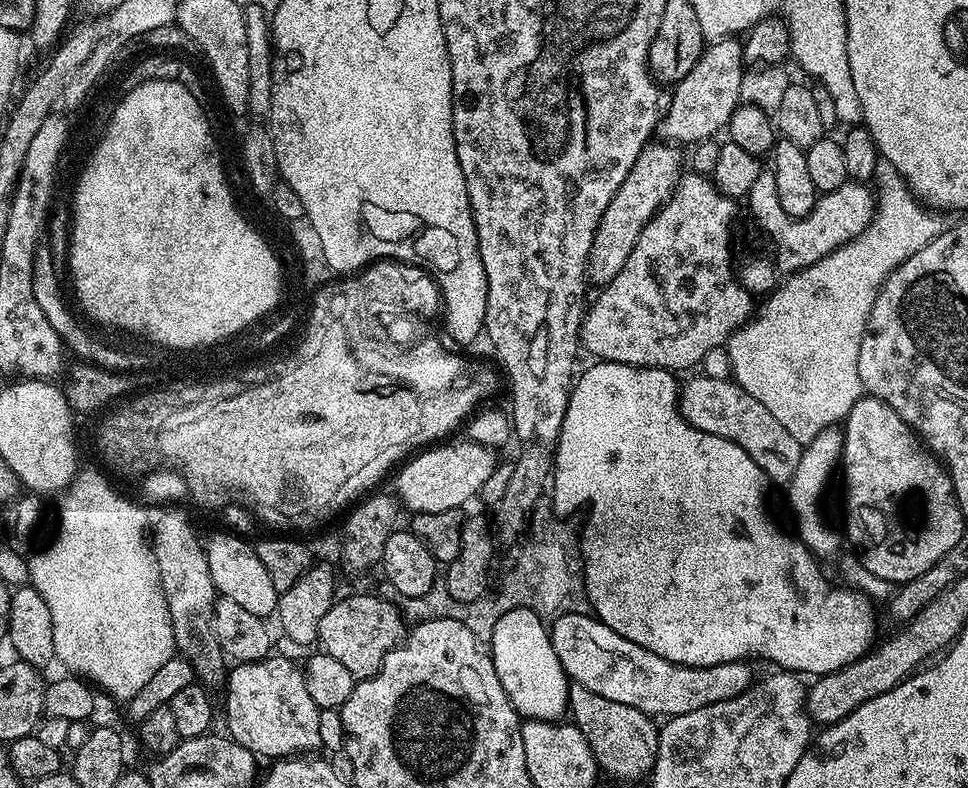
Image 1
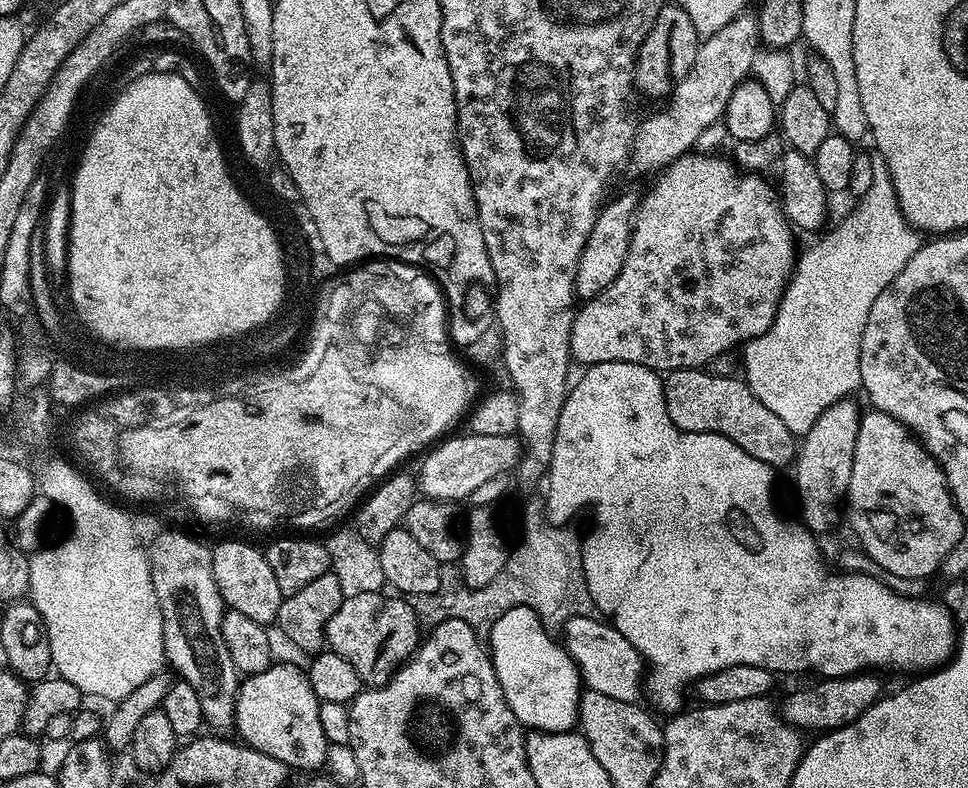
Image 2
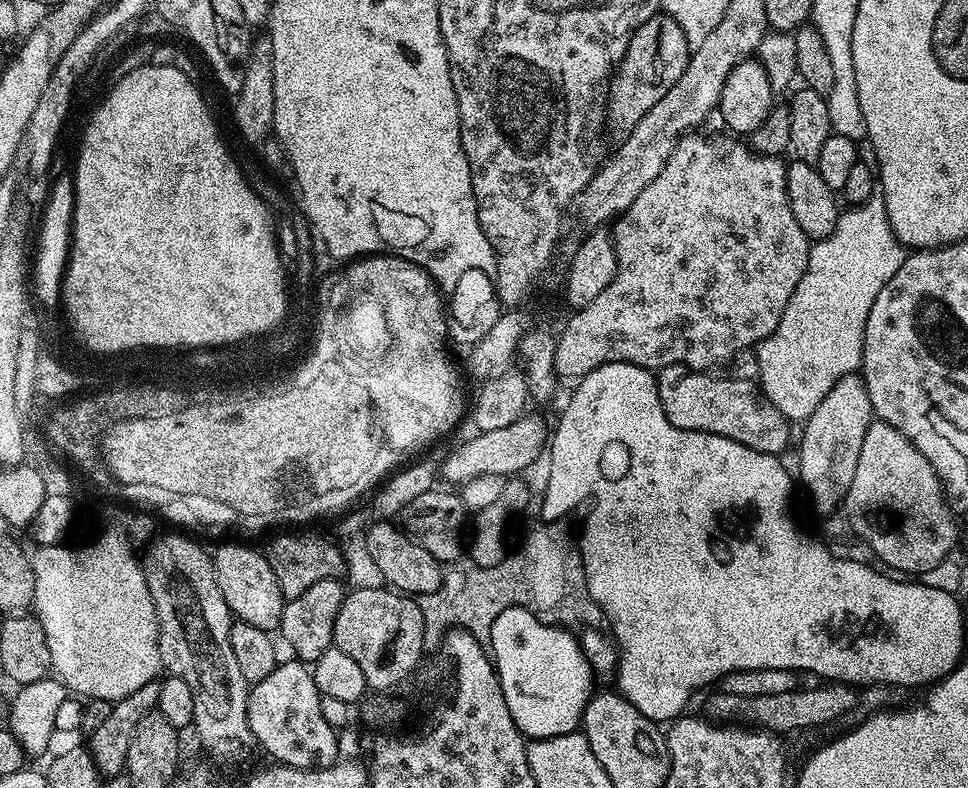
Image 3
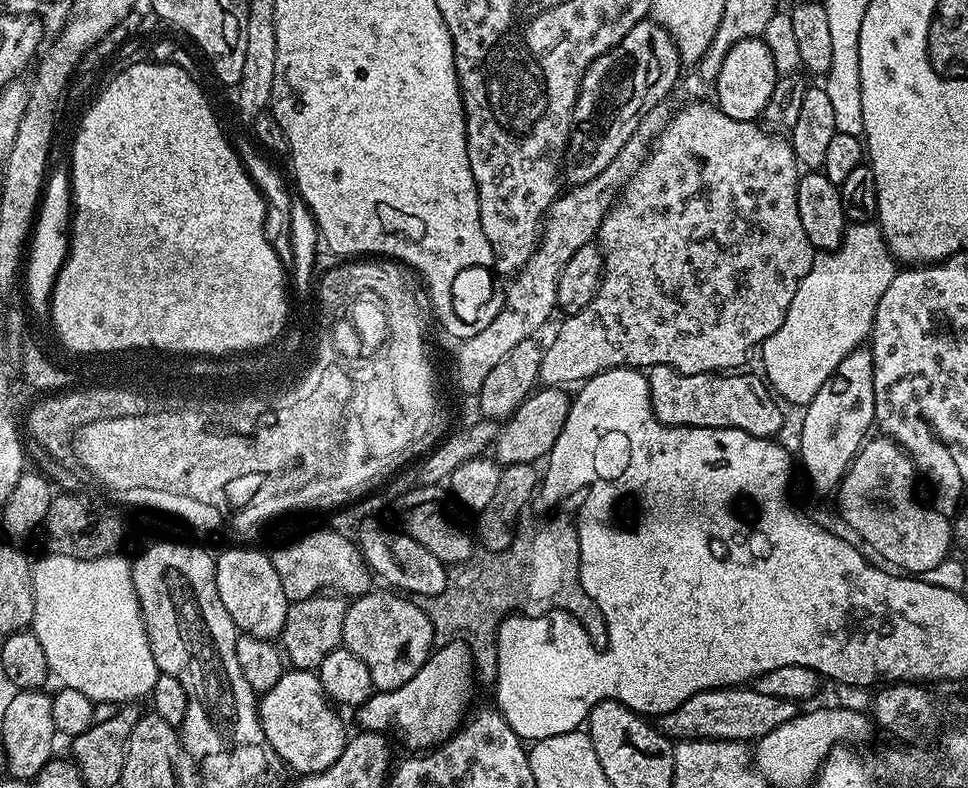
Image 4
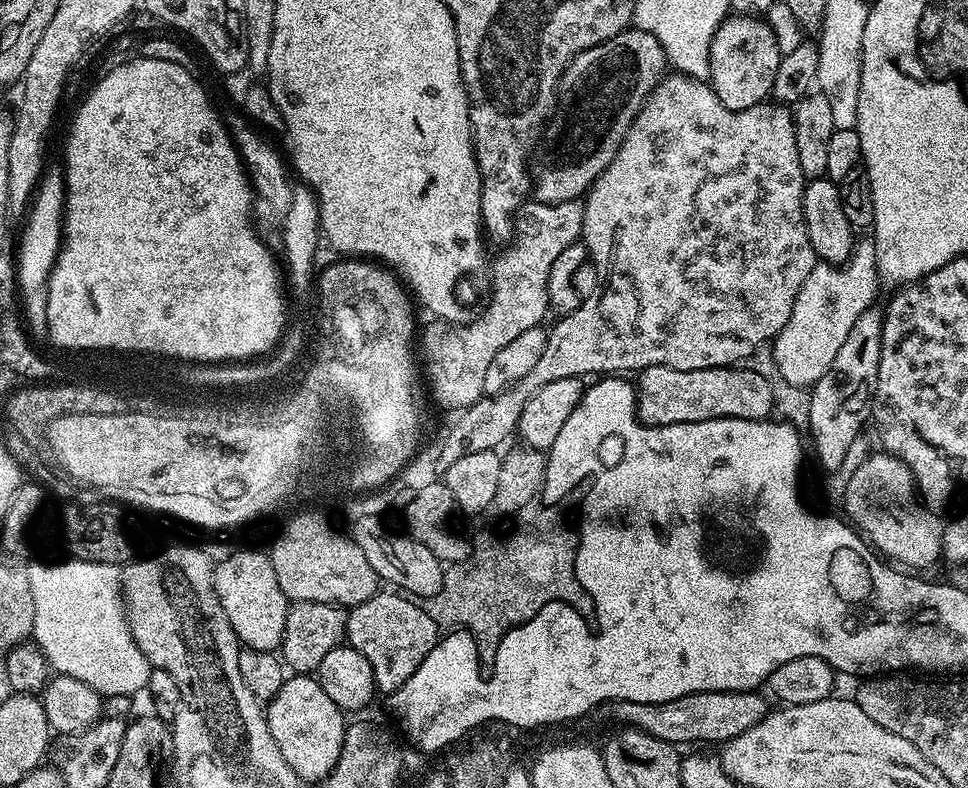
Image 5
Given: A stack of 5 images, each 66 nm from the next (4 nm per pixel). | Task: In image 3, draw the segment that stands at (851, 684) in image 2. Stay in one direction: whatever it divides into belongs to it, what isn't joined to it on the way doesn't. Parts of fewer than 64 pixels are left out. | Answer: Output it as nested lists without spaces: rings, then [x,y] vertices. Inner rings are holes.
[[[824,682],[821,688],[798,686],[786,694],[766,694],[762,698],[742,698],[738,694],[726,694],[722,690],[708,700],[707,715],[716,722],[739,722],[744,726],[755,726],[777,734],[804,732],[807,728],[820,728],[840,720],[856,704],[855,687],[835,682]]]

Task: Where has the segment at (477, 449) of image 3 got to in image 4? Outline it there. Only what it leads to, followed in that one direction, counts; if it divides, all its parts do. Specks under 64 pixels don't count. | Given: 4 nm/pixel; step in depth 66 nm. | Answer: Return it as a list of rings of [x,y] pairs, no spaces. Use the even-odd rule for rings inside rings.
[[[541,387],[533,391],[523,402],[516,407],[513,416],[503,421],[502,427],[497,431],[494,445],[494,456],[501,465],[530,464],[535,465],[536,460],[543,461],[552,451],[554,442],[558,442],[558,434],[562,434],[562,426],[566,426],[570,396],[564,388]]]

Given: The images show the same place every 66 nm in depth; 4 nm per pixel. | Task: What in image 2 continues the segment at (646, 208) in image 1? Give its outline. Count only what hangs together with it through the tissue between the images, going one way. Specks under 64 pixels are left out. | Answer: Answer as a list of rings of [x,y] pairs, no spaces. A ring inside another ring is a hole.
[[[624,192],[621,196],[614,197],[609,204],[607,201],[596,215],[594,230],[590,230],[590,238],[586,240],[576,271],[576,294],[581,301],[593,300],[602,294],[602,290],[606,290],[606,286],[610,286],[610,282],[614,282],[614,278],[618,278],[618,274],[622,274],[640,202],[639,195]]]

